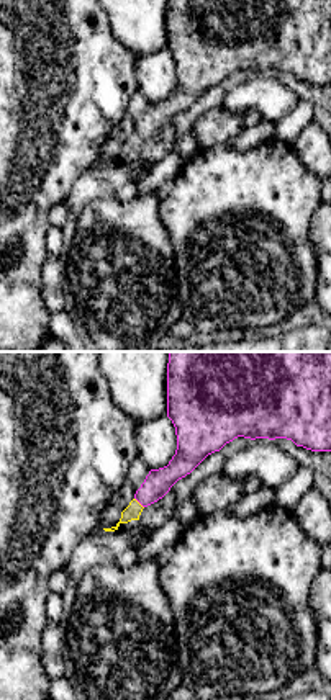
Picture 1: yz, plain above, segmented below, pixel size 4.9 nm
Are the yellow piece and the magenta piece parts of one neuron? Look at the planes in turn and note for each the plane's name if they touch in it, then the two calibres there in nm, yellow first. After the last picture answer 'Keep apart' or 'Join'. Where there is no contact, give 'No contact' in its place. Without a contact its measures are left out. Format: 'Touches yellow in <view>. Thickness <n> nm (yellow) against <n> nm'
Touches yellow in yz. Thickness 80 nm (yellow) against 140 nm

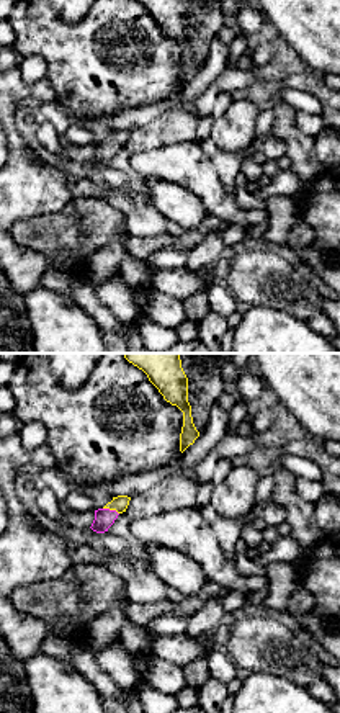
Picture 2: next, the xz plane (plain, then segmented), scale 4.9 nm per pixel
Touches yellow in xz. Thickness 80 nm (yellow) against 100 nm

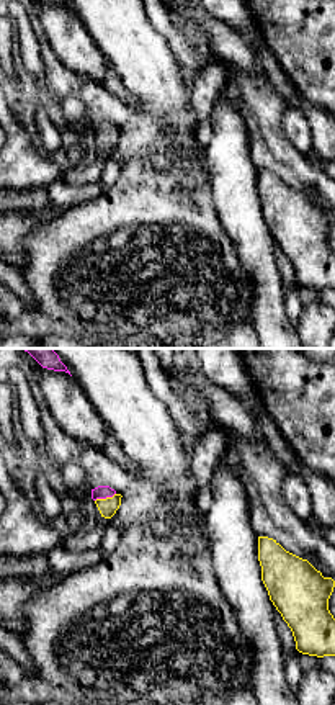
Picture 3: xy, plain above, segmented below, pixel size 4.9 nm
Touches yellow in xy. Thickness 90 nm (yellow) against 60 nm

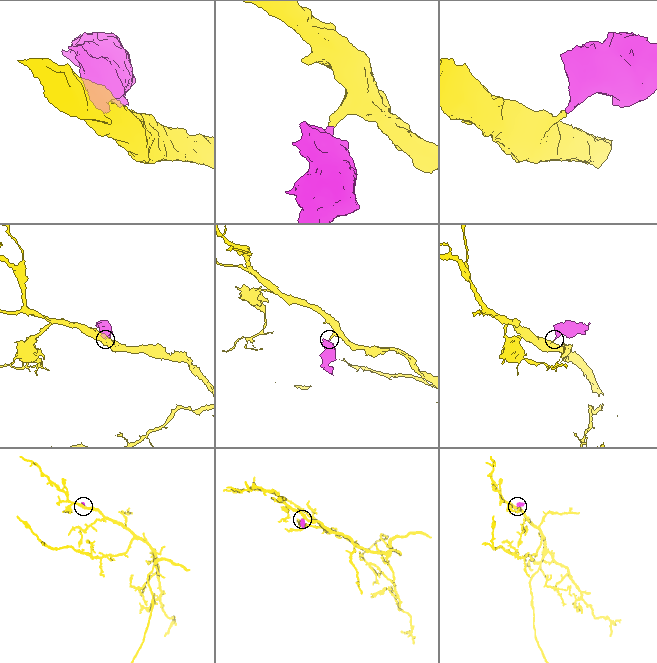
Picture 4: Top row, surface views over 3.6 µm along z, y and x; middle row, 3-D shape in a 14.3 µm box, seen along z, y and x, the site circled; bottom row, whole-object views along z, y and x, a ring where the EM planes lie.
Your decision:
Join

